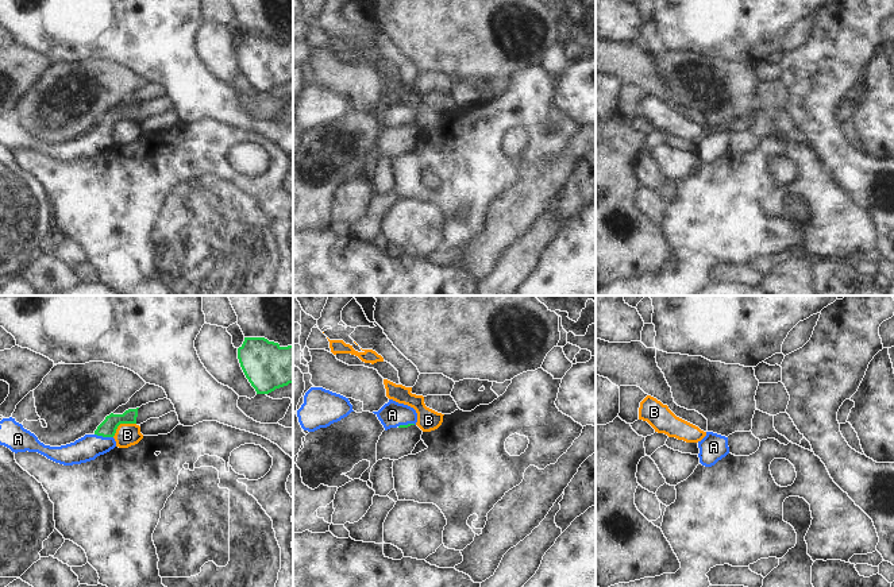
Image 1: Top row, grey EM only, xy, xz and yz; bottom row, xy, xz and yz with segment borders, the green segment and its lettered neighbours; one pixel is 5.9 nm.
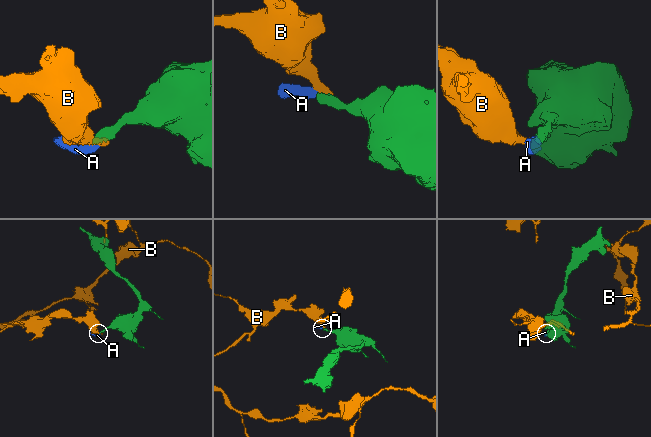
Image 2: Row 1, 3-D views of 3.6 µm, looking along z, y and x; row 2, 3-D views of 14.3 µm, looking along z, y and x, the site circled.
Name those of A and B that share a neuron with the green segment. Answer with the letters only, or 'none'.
A

